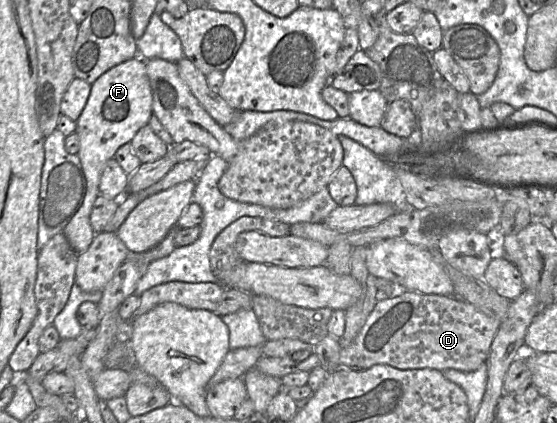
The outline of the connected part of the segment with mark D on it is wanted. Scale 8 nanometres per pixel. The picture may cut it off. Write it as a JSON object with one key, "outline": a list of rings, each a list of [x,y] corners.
{"outline":[[[402,290],[400,294],[377,301],[356,338],[341,348],[340,368],[366,370],[377,364],[387,364],[402,370],[432,368],[440,371],[456,369],[472,372],[487,361],[500,324],[500,321],[460,298]]]}

